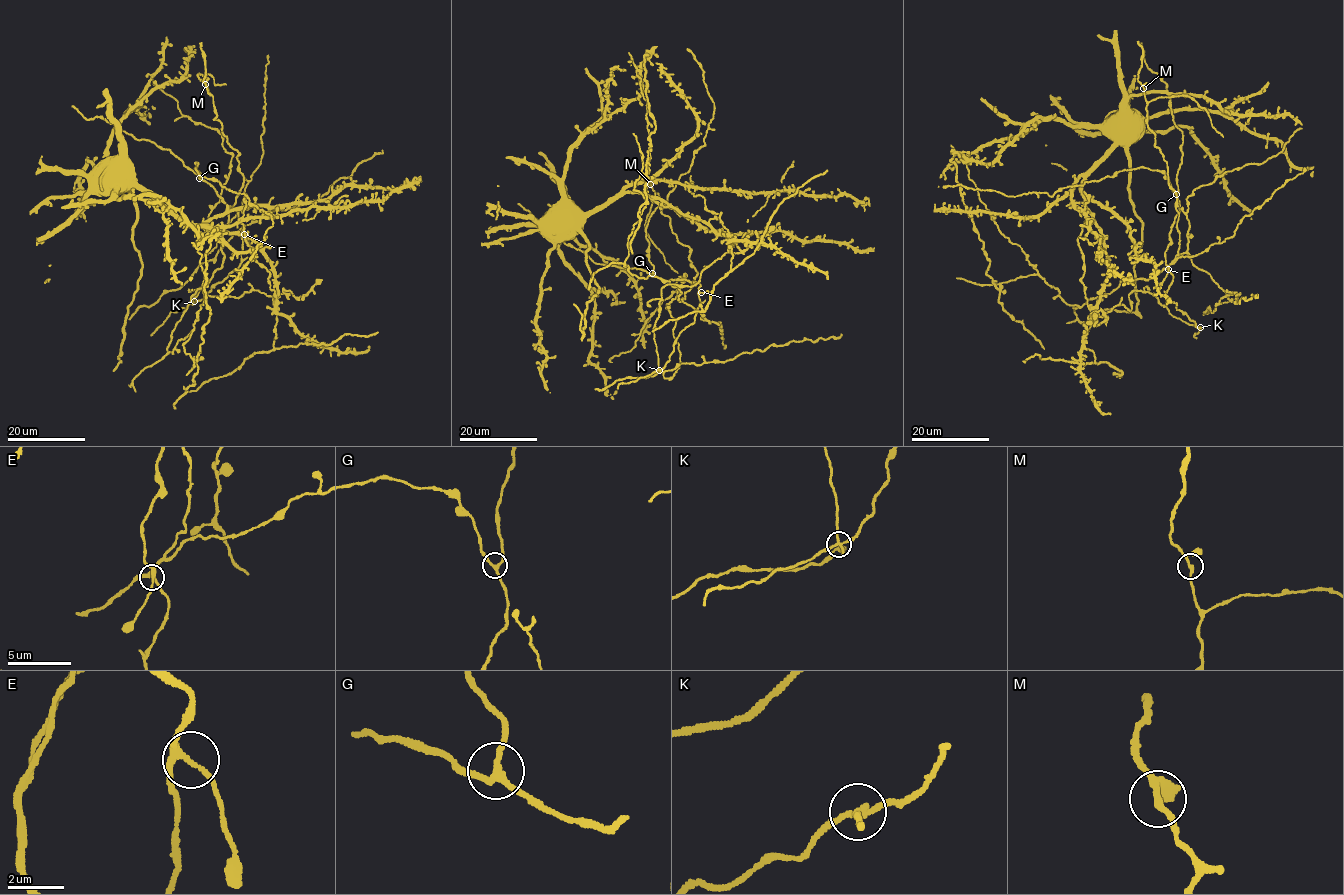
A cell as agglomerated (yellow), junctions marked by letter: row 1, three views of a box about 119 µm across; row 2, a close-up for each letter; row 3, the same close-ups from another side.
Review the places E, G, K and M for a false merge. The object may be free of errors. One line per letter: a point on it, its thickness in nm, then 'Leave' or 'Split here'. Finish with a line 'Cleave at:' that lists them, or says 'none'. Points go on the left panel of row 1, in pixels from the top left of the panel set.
E: Place: (244, 234). Thickness 200 nm. Leave
G: Place: (199, 178). Thickness 200 nm. Leave
K: Place: (194, 301). Thickness 190 nm. Split here
M: Place: (205, 84). Thickness 180 nm. Leave
Cleave at: K

